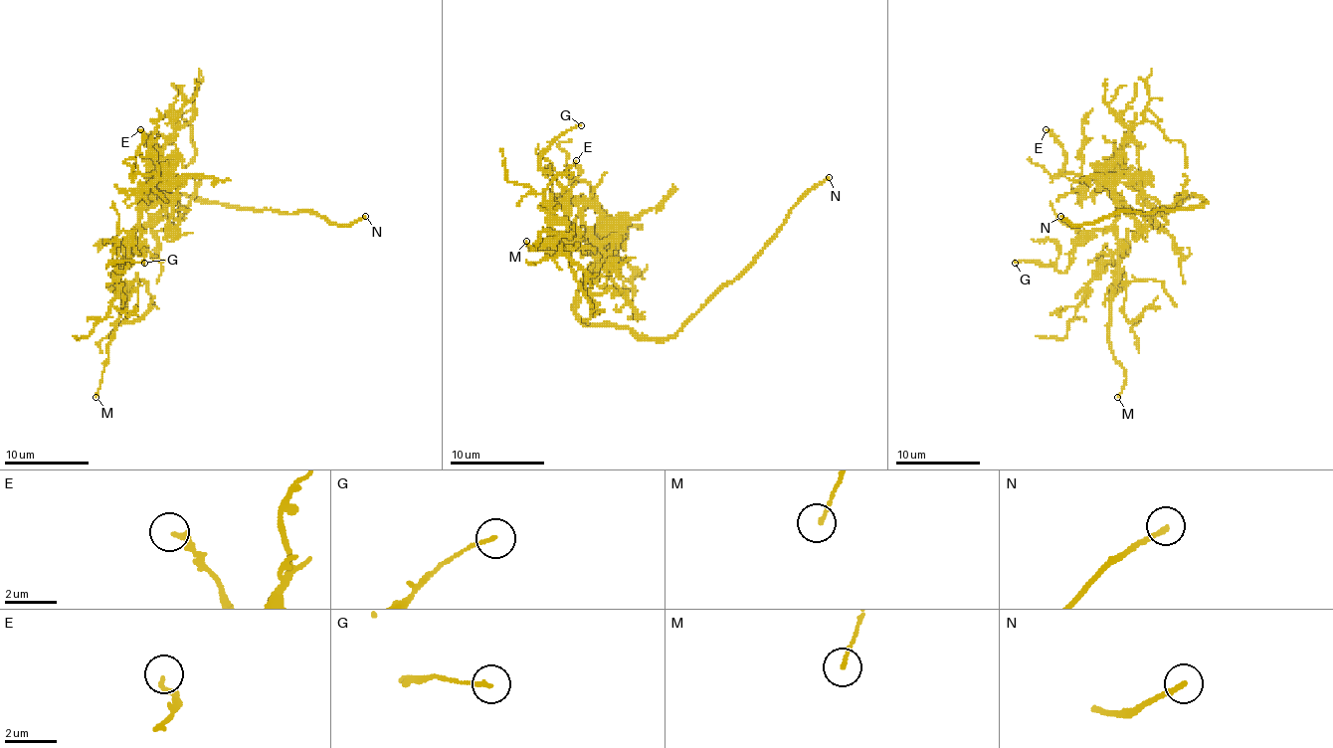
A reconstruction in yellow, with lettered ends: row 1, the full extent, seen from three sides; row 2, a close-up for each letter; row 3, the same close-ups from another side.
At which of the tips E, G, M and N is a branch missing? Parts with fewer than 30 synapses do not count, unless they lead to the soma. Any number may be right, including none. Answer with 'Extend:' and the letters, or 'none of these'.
Extend: N

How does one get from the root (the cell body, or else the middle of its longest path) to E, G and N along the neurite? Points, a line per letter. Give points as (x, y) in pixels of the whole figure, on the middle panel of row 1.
E: (576, 297), (581, 281), (609, 251), (607, 217), (597, 196), (585, 182), (571, 182), (578, 175), (576, 160)
G: (576, 297), (581, 281), (600, 263), (604, 267), (604, 253), (571, 232), (569, 198), (540, 156), (581, 125)
N: (576, 297), (576, 314), (585, 323), (616, 323), (649, 338), (672, 338), (753, 260), (786, 215), (829, 177)

